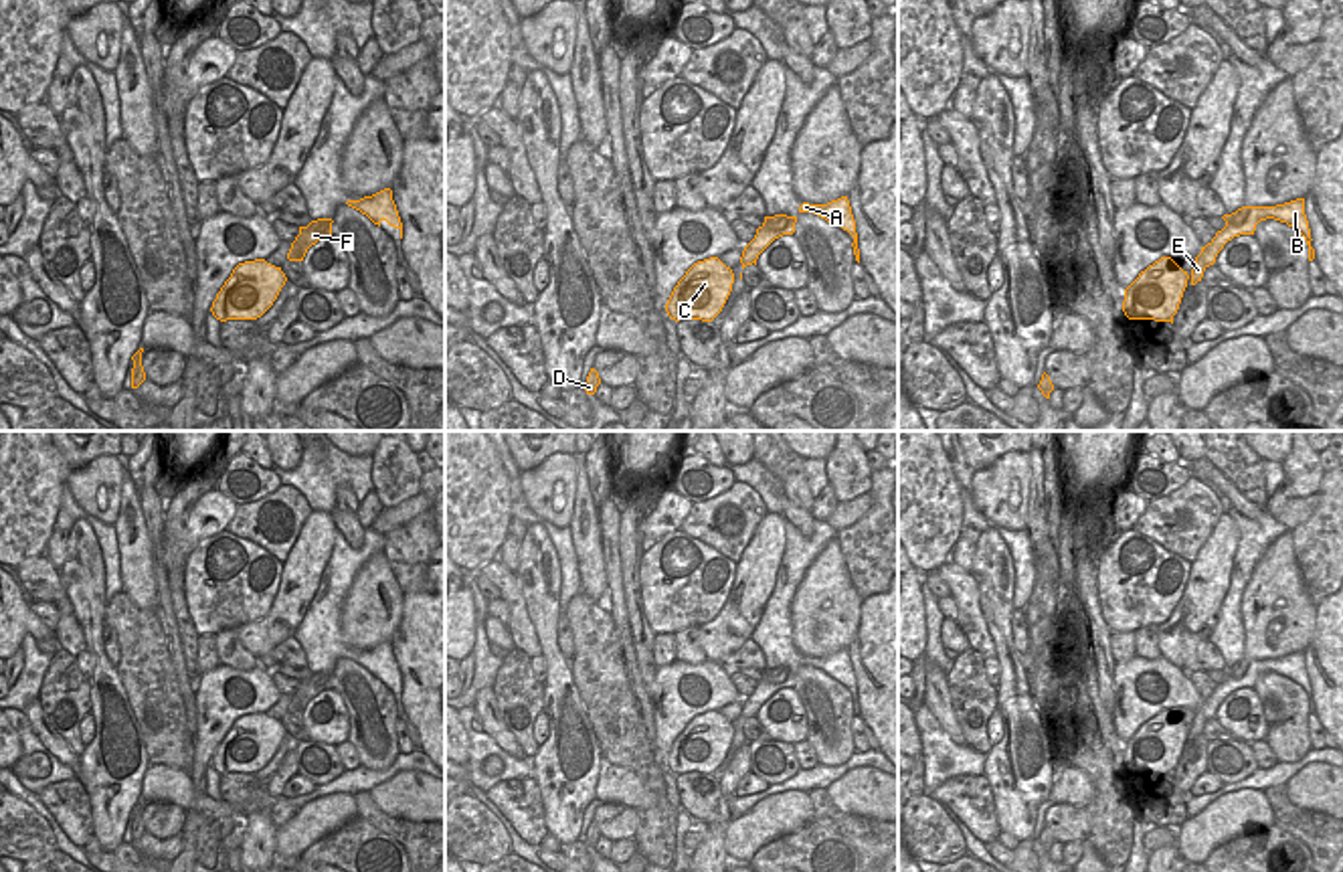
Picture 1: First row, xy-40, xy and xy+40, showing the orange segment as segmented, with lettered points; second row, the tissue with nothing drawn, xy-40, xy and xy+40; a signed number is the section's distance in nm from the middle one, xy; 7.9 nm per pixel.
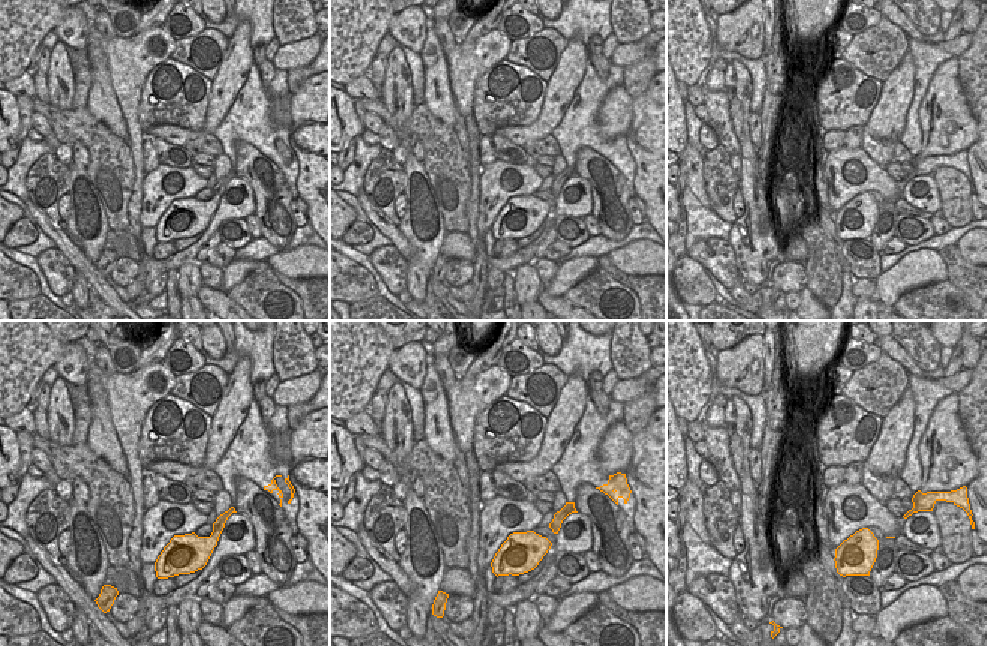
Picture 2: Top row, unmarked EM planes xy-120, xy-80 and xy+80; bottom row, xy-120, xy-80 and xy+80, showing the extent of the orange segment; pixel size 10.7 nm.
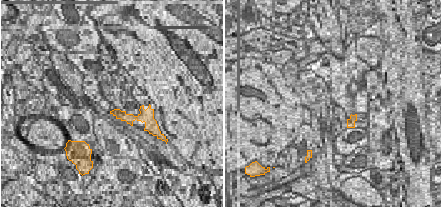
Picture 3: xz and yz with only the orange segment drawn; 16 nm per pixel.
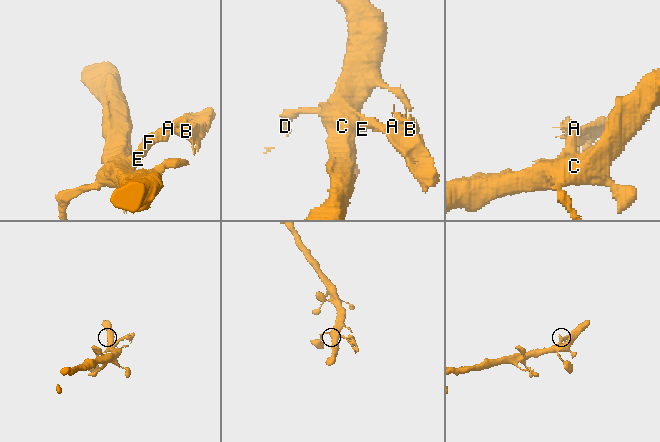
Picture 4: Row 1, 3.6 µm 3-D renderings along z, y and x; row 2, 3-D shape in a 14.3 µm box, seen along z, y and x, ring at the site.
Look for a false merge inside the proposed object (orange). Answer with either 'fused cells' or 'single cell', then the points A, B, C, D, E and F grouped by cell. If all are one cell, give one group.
fused cells | A B / C D E F

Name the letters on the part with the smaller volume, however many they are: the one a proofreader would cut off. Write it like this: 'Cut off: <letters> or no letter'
Cut off: A, B

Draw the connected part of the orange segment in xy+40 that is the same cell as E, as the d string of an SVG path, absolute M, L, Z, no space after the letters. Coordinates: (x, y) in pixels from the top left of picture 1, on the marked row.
M1242 206L1232 214L1224 214L1226 227L1201 247L1193 269L1183 271L1171 257L1161 257L1125 289L1123 312L1129 320L1171 322L1179 310L1185 287L1201 281L1203 271L1216 263L1218 253L1228 241L1240 237L1240 225L1254 206Z

